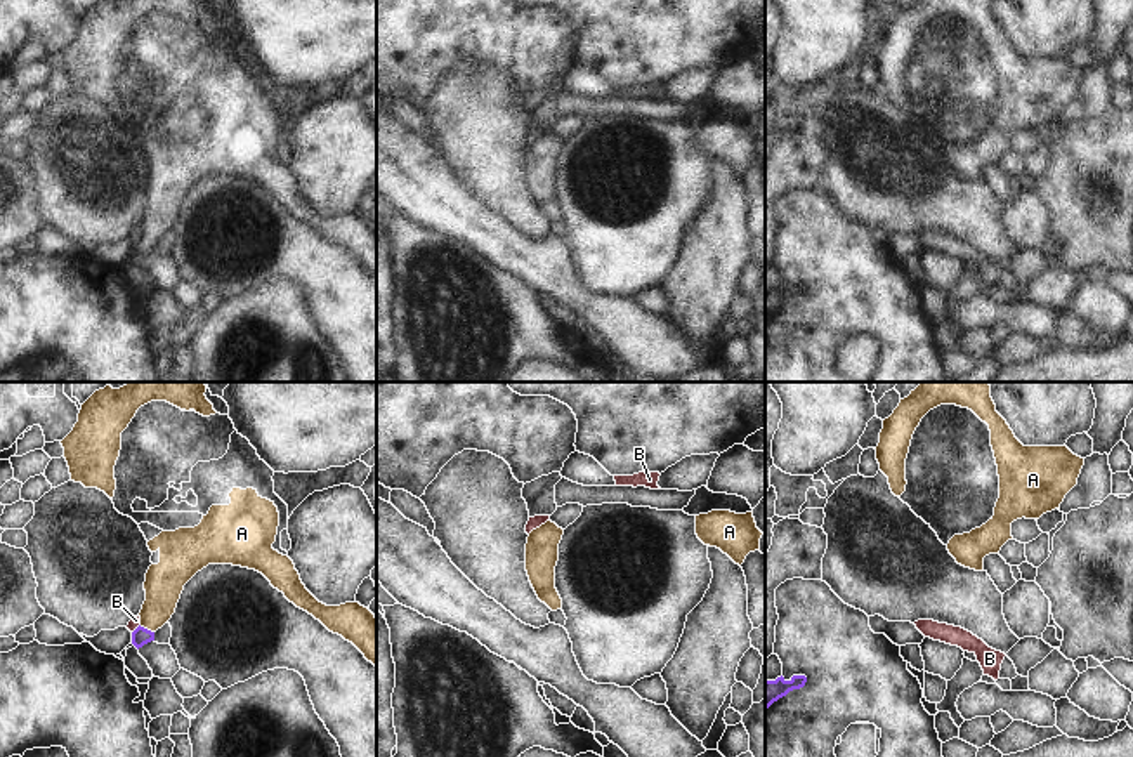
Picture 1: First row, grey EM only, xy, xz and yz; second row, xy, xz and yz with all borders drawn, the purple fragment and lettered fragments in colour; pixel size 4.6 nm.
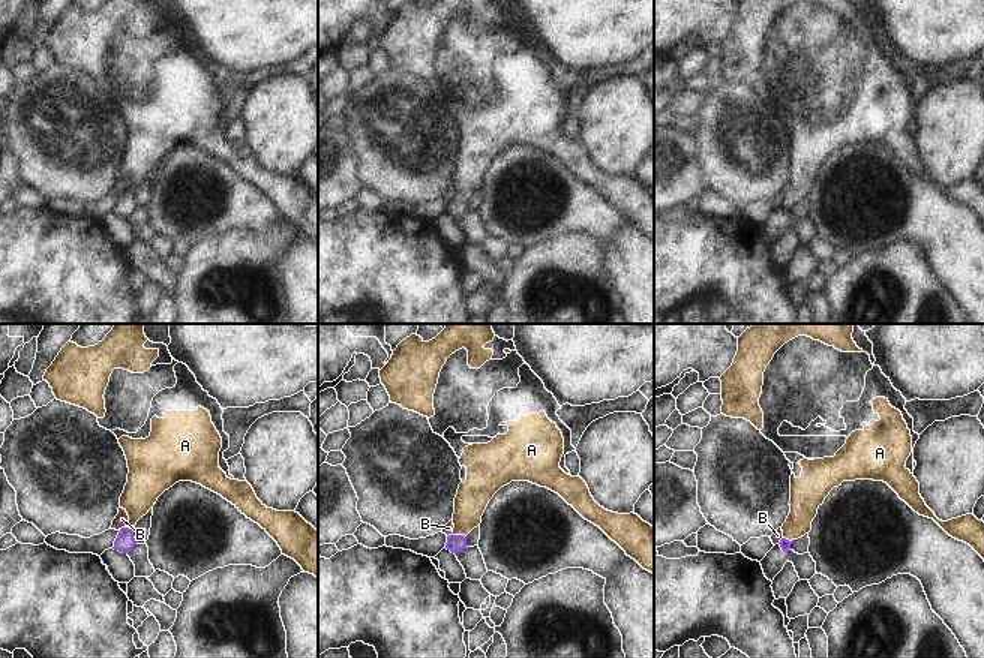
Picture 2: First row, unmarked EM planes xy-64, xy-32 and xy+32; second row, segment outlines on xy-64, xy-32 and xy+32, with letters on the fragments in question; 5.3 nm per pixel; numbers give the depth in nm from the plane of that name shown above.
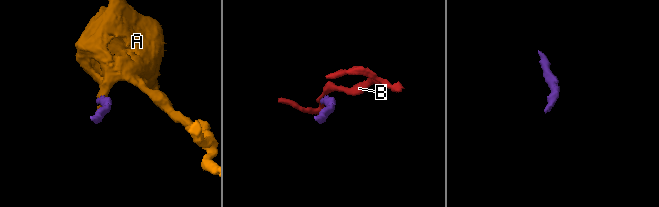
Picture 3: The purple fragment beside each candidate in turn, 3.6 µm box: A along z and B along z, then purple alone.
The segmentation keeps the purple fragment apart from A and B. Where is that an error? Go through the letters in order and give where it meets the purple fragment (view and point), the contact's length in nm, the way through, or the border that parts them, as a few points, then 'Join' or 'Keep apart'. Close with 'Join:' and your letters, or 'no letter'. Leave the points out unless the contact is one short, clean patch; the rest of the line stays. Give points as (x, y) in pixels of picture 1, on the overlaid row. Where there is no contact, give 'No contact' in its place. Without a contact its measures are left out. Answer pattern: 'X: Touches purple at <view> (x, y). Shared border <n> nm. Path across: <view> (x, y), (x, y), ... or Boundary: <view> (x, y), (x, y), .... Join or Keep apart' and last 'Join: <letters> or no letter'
A: Touches purple at xy (146, 629). Shared border 80 nm. Path across: xy (141, 636), (146, 629), (160, 605), (165, 580). Join
B: Touches purple at xy (136, 629). Shared border 60 nm. Boundary: xy (139, 624), (132, 632). Keep apart
Join: A

